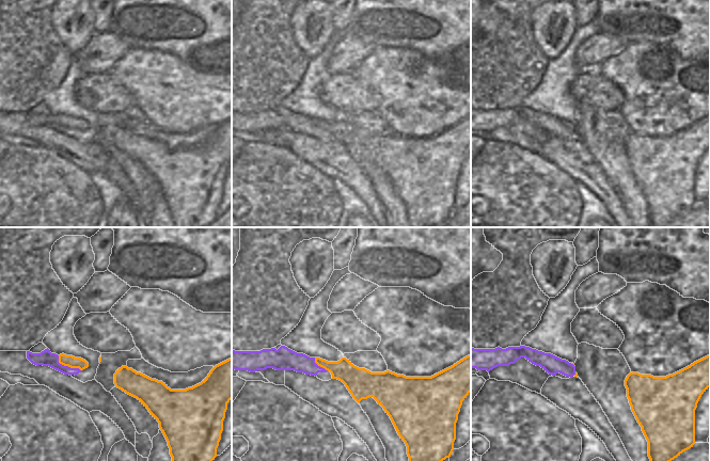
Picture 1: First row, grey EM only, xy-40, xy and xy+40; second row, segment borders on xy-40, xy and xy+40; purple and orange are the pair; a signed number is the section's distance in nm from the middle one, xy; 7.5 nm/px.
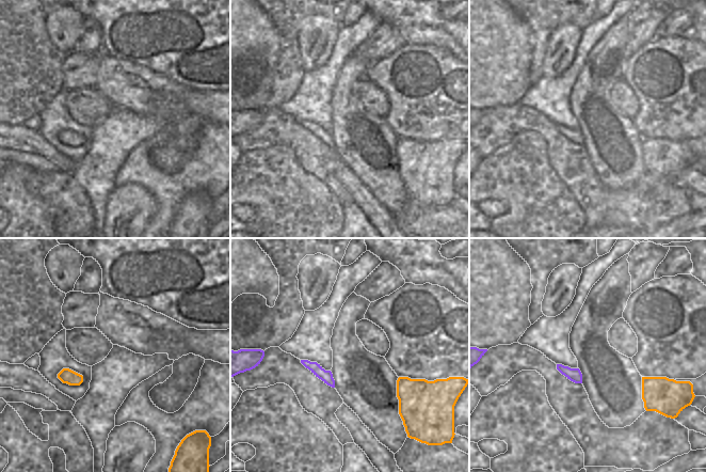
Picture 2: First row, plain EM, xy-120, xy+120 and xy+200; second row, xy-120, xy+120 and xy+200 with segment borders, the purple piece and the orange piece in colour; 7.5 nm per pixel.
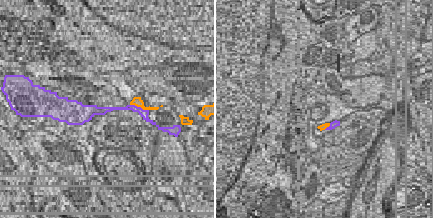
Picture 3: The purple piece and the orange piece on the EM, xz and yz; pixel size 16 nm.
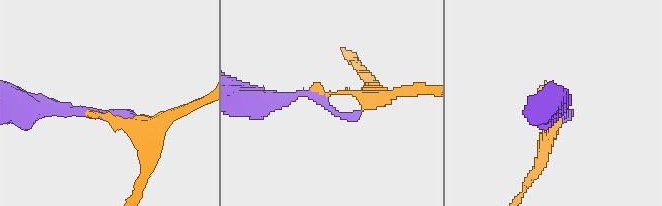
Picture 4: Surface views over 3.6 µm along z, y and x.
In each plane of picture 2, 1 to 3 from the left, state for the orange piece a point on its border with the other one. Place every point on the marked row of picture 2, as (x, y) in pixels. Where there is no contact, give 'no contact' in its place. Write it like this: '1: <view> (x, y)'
1: no contact
2: no contact
3: no contact

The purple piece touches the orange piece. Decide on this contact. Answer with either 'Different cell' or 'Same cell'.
Same cell

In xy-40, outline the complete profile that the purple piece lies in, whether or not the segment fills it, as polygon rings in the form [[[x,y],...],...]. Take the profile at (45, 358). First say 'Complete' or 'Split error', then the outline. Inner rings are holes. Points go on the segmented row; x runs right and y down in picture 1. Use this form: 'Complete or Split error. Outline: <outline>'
Split error. Outline: [[[48,348],[41,353],[27,351],[27,359],[36,366],[49,366],[64,375],[69,376],[77,376],[83,369],[89,367],[89,363],[81,357],[75,357],[64,353],[58,355],[56,353],[51,353]]]

